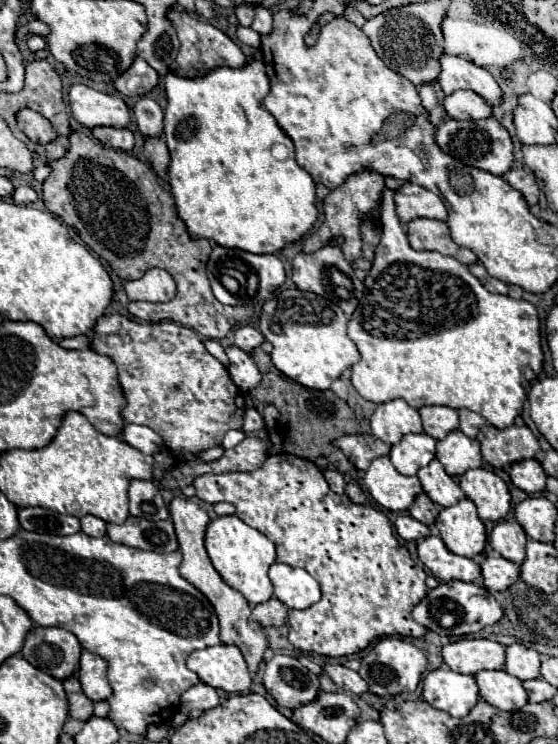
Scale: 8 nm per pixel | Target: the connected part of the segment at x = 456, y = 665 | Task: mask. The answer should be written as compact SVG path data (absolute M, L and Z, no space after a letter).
M461 639L443 647L443 661L449 669L467 675L481 669L503 669L505 647L491 639Z

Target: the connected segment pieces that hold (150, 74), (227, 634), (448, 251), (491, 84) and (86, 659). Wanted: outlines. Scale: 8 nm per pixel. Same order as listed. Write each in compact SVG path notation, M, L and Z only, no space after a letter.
M137 57L133 61L133 65L123 75L119 75L113 85L123 95L133 97L133 95L149 93L157 85L157 81L159 81L159 75L155 73L155 69L151 69L151 65L147 65L147 61Z
M175 497L169 505L169 513L171 513L171 521L175 525L175 533L179 539L179 549L183 553L183 563L179 567L181 577L185 577L191 585L195 585L215 607L215 613L219 617L219 625L221 625L221 641L227 645L237 645L249 665L251 673L259 671L259 663L263 661L263 653L267 649L267 639L263 633L263 627L255 621L249 621L251 615L251 607L247 603L247 599L233 587L229 587L223 577L215 571L215 567L211 565L211 559L207 555L205 549L205 531L209 525L209 515L193 501L189 499L179 499Z
M425 217L413 219L407 223L407 237L409 237L409 245L413 249L437 251L437 253L455 257L457 261L461 261L465 265L471 265L477 261L477 257L471 249L465 249L465 247L459 247L453 243L445 221L425 219Z
M443 53L439 63L441 63L441 73L437 81L445 91L445 95L451 95L457 89L471 89L481 97L485 97L489 105L501 103L501 89L497 81L491 77L491 73L485 71L483 67L463 57L447 55L447 53Z
M91 651L81 653L79 681L83 685L83 693L91 701L109 699L113 695L113 689L111 689L109 679L107 679L107 661Z

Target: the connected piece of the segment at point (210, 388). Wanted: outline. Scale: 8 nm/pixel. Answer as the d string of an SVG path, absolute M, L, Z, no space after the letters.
M101 315L93 327L91 349L99 355L109 357L119 371L119 383L125 397L125 407L121 411L123 419L127 423L151 427L157 435L163 437L167 447L201 453L205 449L221 445L223 435L229 429L243 429L243 393L231 381L227 367L205 349L205 345L193 329L177 325L173 321L145 323L133 321L123 315Z

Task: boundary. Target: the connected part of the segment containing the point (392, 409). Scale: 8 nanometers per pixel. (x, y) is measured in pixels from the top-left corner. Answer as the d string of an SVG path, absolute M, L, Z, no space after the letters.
M393 399L377 405L371 417L371 429L377 439L395 445L407 433L421 433L423 423L417 409L409 407L403 399Z

